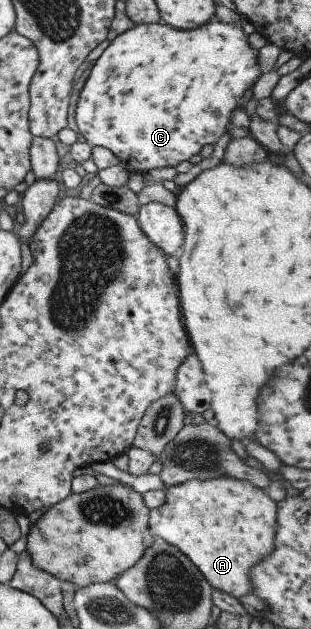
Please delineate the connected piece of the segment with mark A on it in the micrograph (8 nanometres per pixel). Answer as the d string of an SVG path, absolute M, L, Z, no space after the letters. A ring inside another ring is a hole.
M230 477L166 486L165 501L149 510L149 529L182 551L213 590L237 599L251 594L250 567L274 551L277 504L259 487Z

